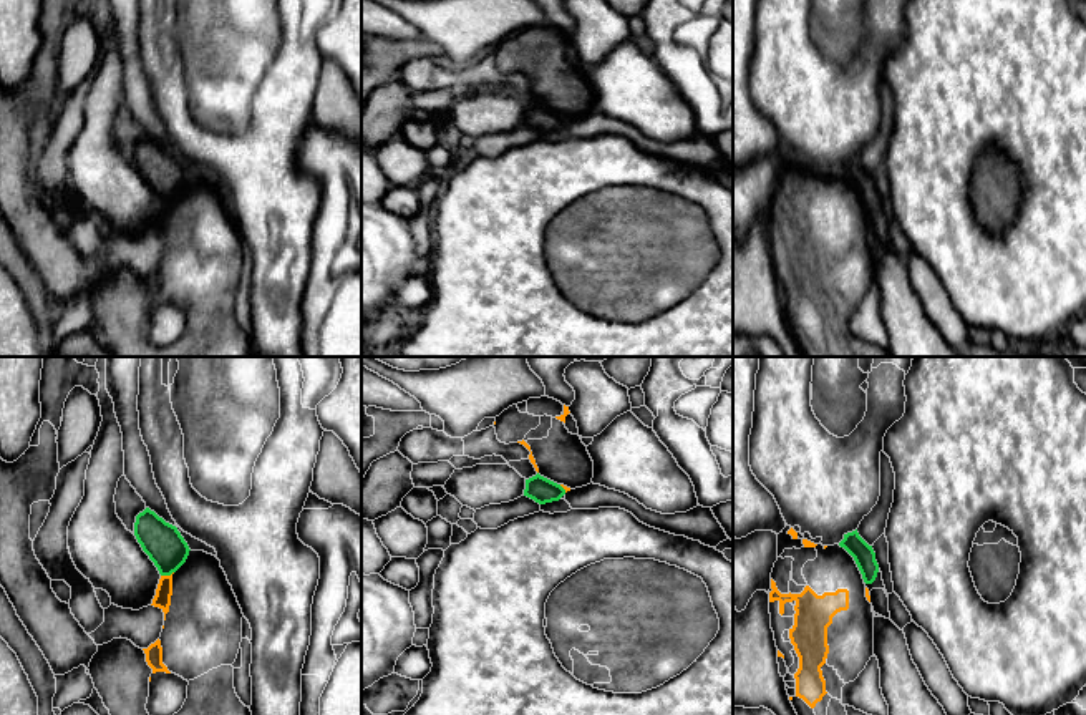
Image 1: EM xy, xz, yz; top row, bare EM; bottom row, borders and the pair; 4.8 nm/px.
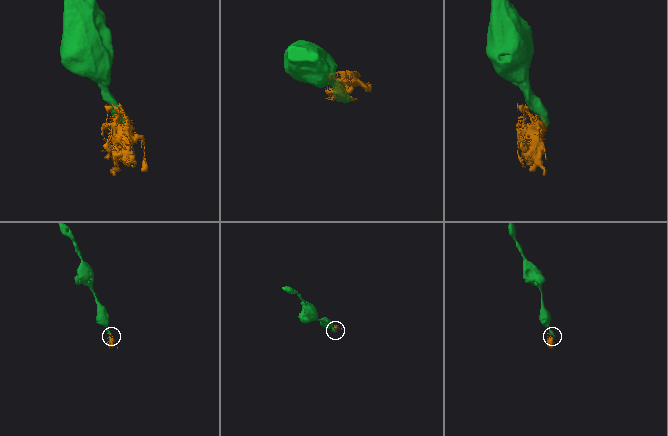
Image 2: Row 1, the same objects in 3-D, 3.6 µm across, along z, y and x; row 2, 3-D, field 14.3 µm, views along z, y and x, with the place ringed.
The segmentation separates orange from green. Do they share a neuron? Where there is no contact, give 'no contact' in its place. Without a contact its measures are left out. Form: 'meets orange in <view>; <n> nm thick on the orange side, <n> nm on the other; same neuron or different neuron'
meets orange in xy; 80 nm thick on the orange side, 190 nm on the other; different neuron

